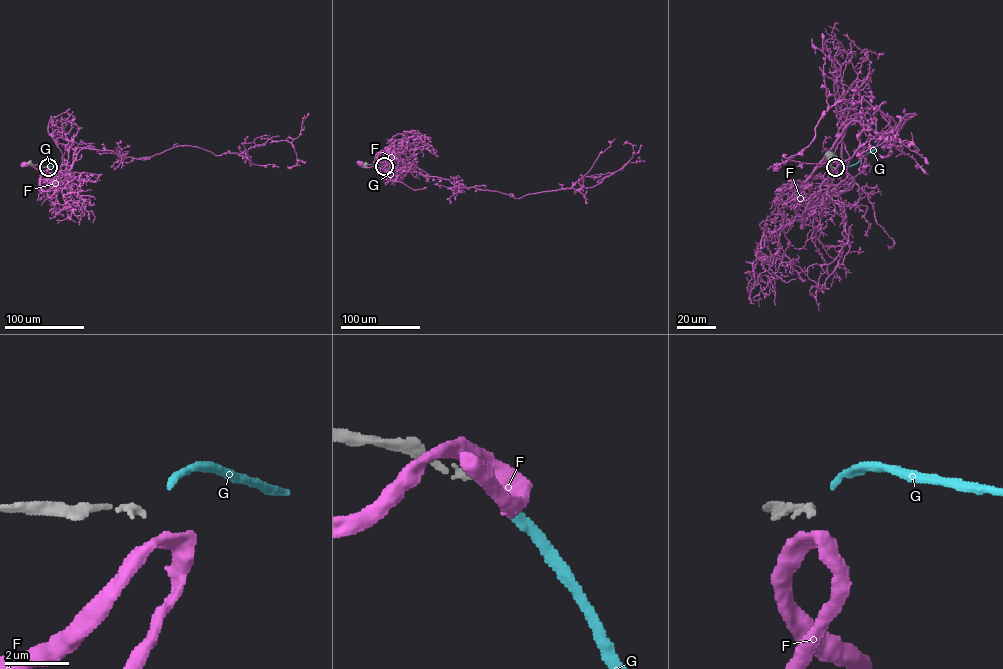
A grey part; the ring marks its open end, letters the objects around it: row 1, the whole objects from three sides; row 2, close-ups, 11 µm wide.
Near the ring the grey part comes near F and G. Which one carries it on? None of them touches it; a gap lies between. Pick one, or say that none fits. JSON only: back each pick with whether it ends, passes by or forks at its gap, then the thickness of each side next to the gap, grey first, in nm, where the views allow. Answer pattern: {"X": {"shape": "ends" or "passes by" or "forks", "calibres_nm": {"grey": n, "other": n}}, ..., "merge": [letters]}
{"G": {"shape": "ends", "calibres_nm": {"grey": 240, "other": 200}}, "merge": ["G"]}

